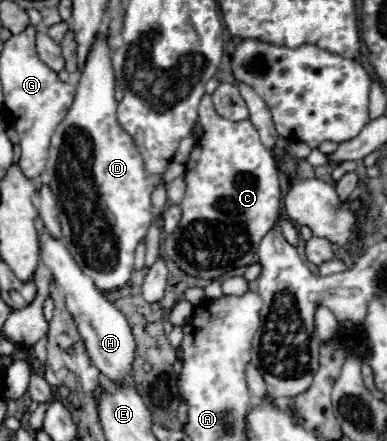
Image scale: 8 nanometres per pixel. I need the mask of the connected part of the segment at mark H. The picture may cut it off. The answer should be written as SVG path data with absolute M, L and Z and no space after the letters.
M47 232L41 234L39 240L41 240L41 260L51 270L55 286L63 288L67 310L77 324L77 330L85 342L91 362L99 368L99 372L103 372L113 382L117 384L123 382L125 378L131 376L131 364L135 358L135 338L125 316L105 298L105 294L93 284L93 280L89 280L89 276L81 272L81 268L77 266L77 262L73 260L73 256L69 254L69 250L63 246L61 240L55 240Z

